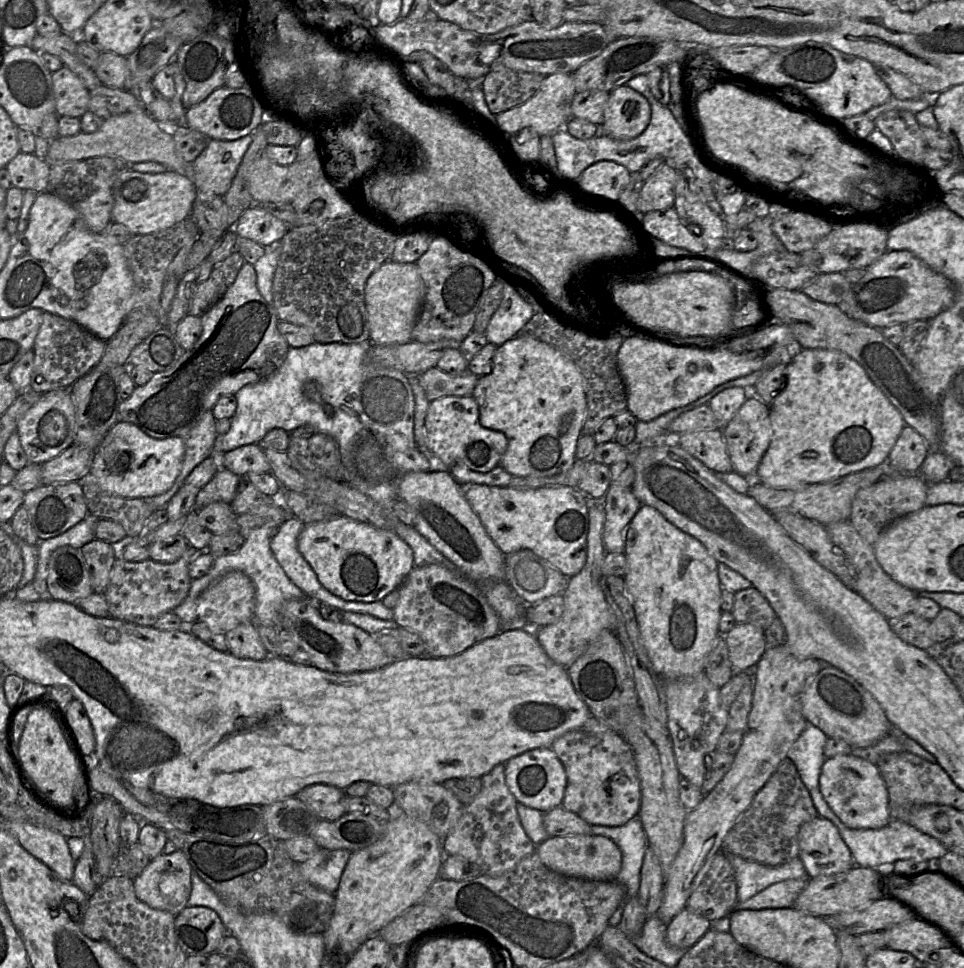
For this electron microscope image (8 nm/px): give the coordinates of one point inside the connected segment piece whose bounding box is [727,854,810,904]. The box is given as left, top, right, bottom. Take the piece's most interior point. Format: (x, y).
(751, 877)

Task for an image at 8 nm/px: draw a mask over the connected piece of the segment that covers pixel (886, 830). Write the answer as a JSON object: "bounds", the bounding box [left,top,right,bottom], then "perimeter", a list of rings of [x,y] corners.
{"bounds":[810,784,948,868],"perimeter":[[[819,784],[811,786],[810,792],[814,800],[814,806],[818,815],[830,820],[839,830],[841,837],[850,849],[855,865],[867,868],[877,868],[886,863],[894,863],[898,860],[914,859],[916,861],[935,862],[948,850],[934,837],[916,829],[910,824],[891,819],[888,824],[880,829],[852,829],[847,827],[834,814],[827,802],[824,800]]]}

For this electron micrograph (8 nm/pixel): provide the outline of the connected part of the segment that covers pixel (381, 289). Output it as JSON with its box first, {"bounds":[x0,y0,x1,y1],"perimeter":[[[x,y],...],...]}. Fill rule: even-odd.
{"bounds":[365,261,425,345],"perimeter":[[[386,261],[371,274],[365,286],[369,340],[379,345],[411,342],[412,330],[421,311],[424,297],[425,285],[416,263]]]}

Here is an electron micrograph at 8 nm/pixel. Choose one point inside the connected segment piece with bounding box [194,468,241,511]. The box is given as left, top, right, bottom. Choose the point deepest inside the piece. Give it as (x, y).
(222, 487)

